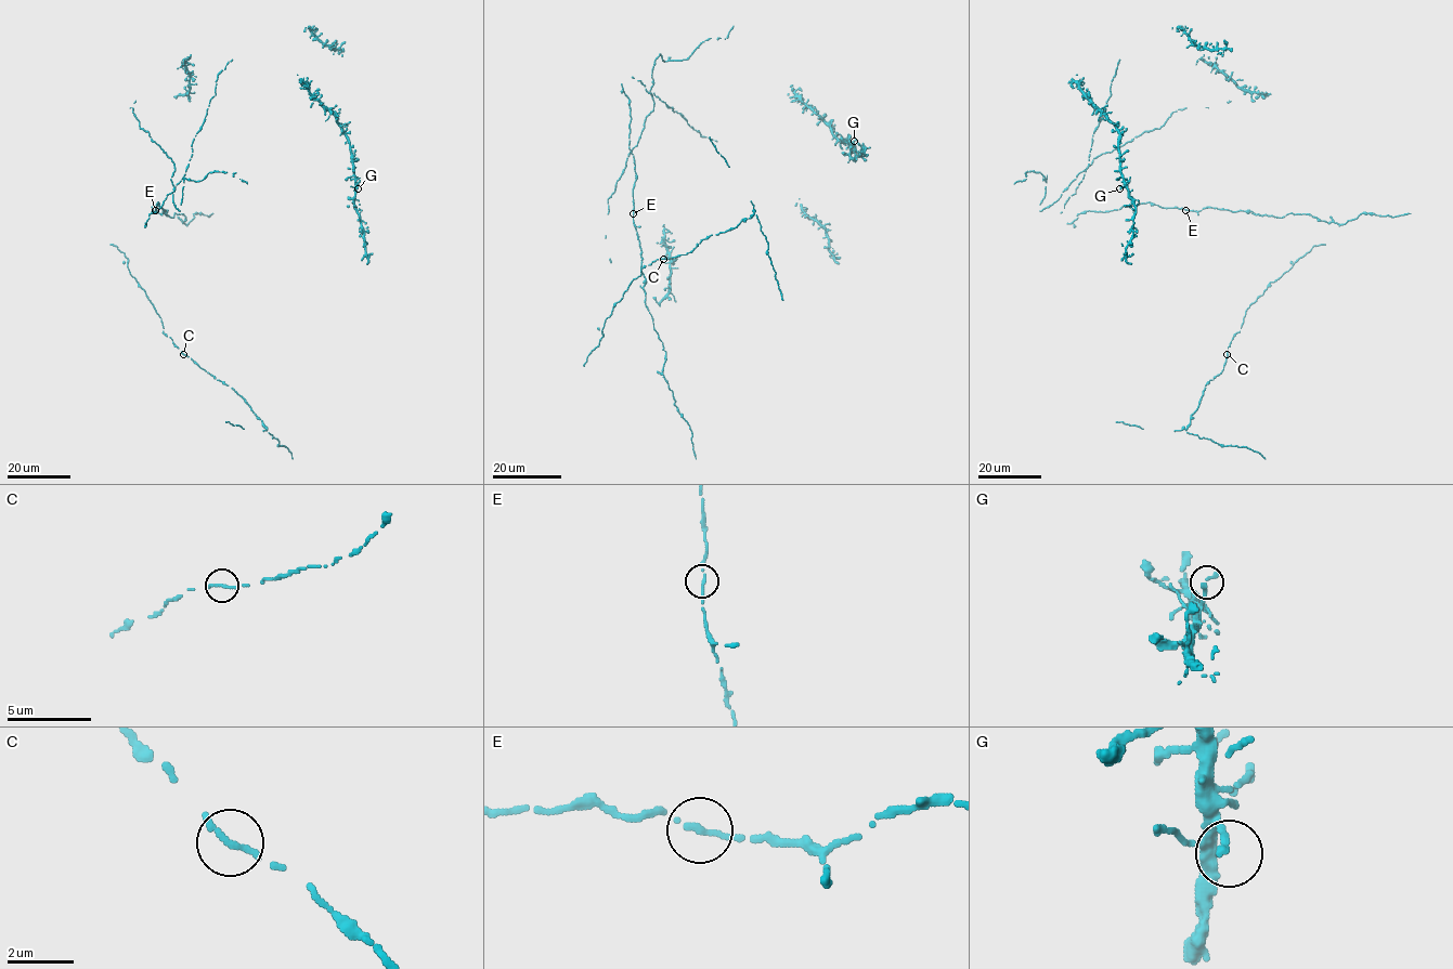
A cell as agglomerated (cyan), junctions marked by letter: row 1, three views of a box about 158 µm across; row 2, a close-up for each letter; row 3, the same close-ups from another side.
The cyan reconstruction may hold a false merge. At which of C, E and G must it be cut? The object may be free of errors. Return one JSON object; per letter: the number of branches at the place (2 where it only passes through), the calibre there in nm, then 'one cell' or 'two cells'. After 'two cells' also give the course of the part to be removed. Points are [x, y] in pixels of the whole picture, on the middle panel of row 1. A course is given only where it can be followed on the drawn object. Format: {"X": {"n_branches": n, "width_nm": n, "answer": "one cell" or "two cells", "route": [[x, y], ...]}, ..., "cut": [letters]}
{"C": {"n_branches": 1, "width_nm": 240, "answer": "one cell"}, "E": {"n_branches": 1, "width_nm": 240, "answer": "one cell"}, "G": {"n_branches": 1, "width_nm": 280, "answer": "one cell"}, "cut": []}

